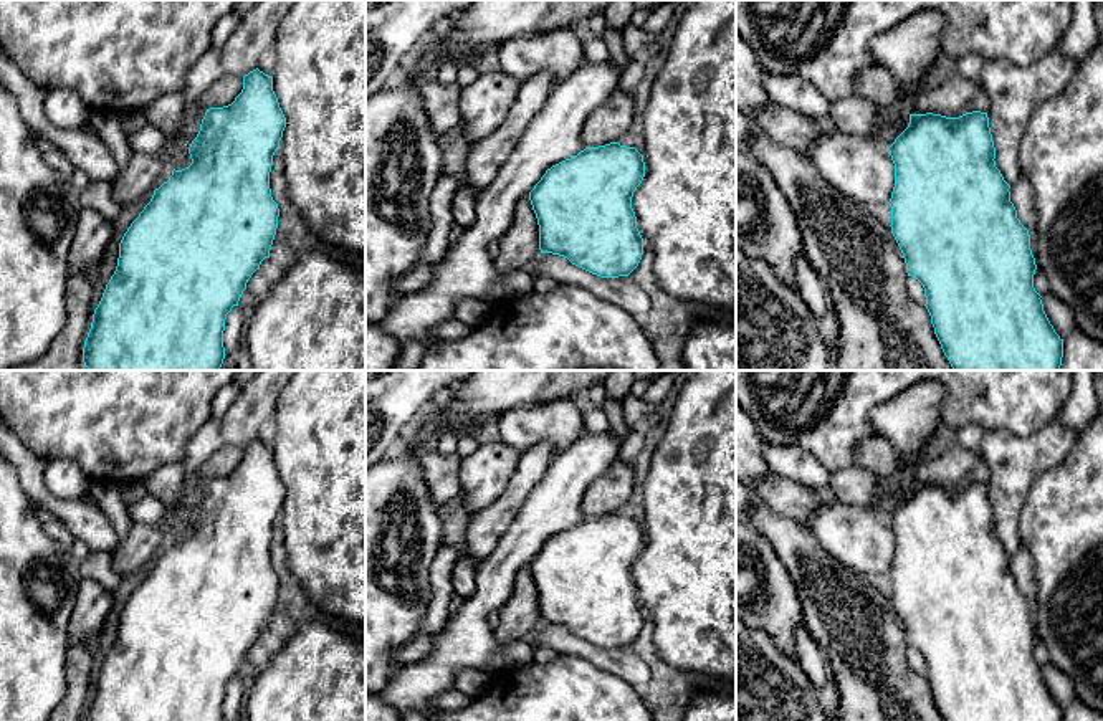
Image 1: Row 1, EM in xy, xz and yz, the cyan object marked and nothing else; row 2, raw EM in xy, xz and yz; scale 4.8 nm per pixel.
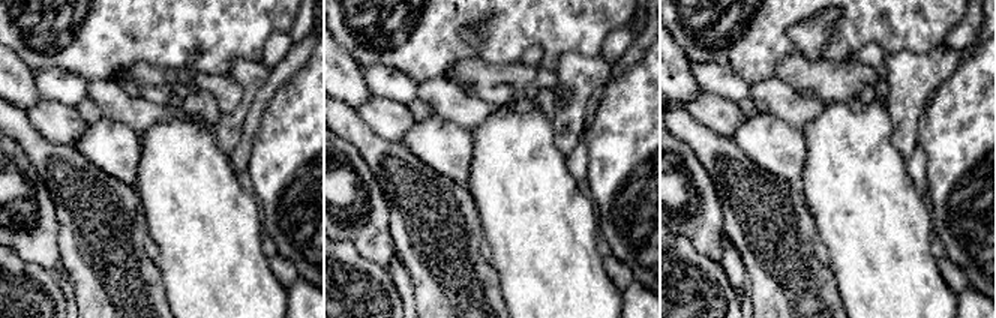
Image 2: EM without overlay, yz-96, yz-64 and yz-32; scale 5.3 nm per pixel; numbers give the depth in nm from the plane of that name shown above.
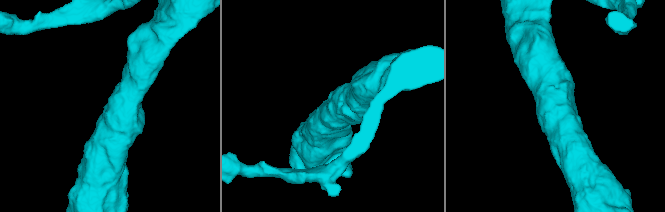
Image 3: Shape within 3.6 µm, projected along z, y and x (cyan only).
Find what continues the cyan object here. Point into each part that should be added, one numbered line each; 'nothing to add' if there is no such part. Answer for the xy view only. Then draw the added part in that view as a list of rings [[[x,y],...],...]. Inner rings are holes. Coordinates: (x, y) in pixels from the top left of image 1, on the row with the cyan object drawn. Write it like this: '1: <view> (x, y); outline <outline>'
nothing to add

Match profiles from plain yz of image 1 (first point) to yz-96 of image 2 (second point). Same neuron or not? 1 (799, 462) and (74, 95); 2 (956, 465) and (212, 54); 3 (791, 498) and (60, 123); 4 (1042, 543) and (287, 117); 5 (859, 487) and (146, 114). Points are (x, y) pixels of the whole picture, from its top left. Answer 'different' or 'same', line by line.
1: same
2: different
3: same
4: same
5: same

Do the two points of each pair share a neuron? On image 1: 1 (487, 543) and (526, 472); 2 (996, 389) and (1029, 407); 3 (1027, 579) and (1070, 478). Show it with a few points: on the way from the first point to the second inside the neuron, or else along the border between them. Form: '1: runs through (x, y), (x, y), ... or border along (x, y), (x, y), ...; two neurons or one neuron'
1: runs through (488, 525), (518, 490); one neuron
2: runs through (1004, 389), (1011, 389), (1021, 399); one neuron
3: border along (1022, 543), (1032, 559), (1036, 599); two neurons

